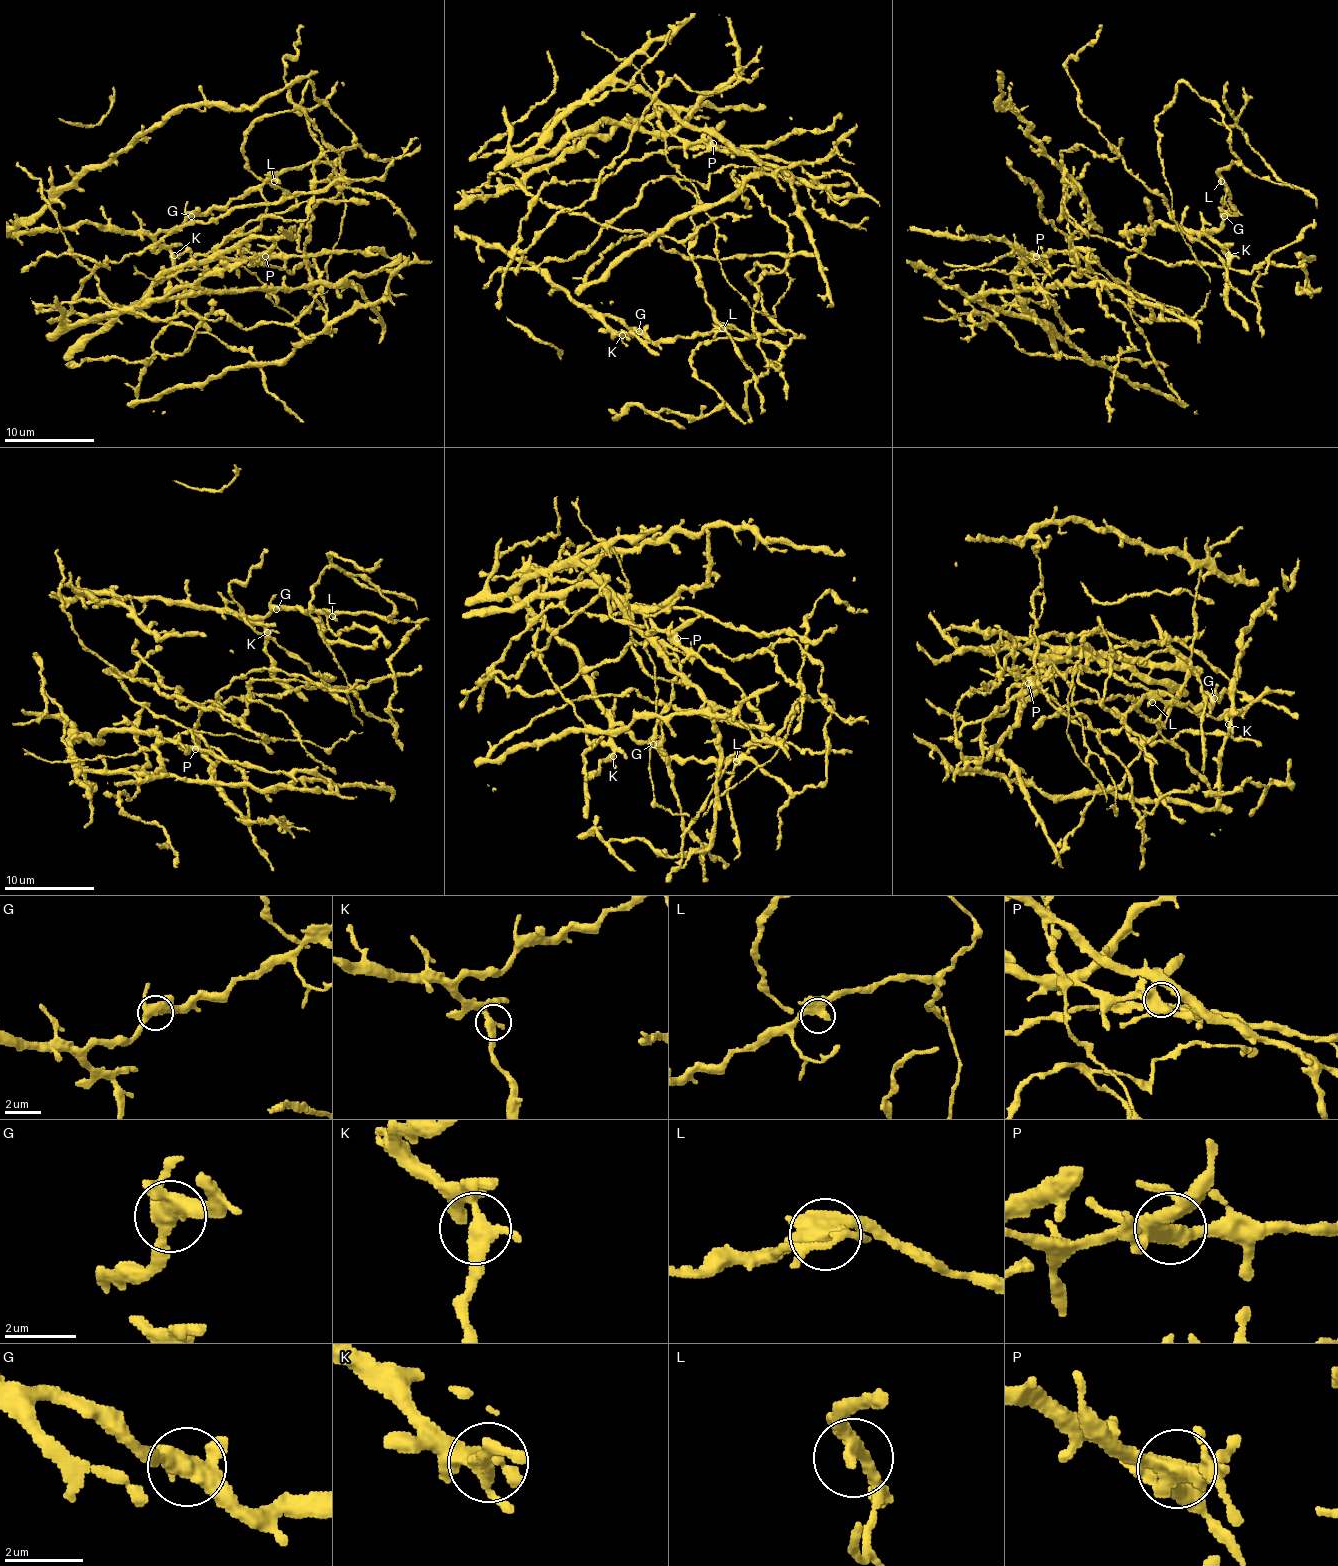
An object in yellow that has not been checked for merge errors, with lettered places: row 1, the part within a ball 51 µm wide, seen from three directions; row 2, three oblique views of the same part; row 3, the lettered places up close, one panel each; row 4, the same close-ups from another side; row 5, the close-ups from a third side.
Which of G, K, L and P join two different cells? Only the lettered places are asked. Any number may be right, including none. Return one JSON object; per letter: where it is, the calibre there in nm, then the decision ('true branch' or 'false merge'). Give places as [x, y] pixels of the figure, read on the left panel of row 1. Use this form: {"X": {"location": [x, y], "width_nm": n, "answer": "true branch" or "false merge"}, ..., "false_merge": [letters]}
{"G": {"location": [191, 216], "width_nm": 440, "answer": "true branch"}, "K": {"location": [174, 255], "width_nm": 320, "answer": "true branch"}, "L": {"location": [274, 181], "width_nm": 380, "answer": "true branch"}, "P": {"location": [265, 256], "width_nm": 440, "answer": "true branch"}, "false_merge": []}

